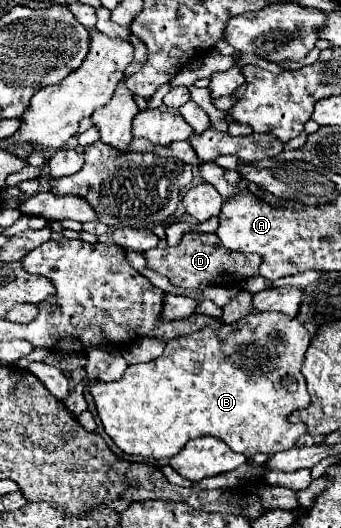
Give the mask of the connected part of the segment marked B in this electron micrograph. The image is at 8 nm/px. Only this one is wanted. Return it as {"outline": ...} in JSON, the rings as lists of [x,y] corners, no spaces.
{"outline":[[[251,313],[235,323],[223,323],[217,331],[205,327],[195,333],[181,335],[167,343],[157,361],[129,365],[121,381],[97,381],[89,391],[105,433],[129,455],[169,459],[175,457],[189,439],[203,435],[225,441],[233,451],[247,455],[247,459],[255,453],[273,455],[277,451],[291,449],[297,437],[307,431],[301,423],[291,425],[287,417],[295,409],[309,405],[309,393],[301,373],[309,343],[311,335],[295,317],[285,317],[281,313]]]}

